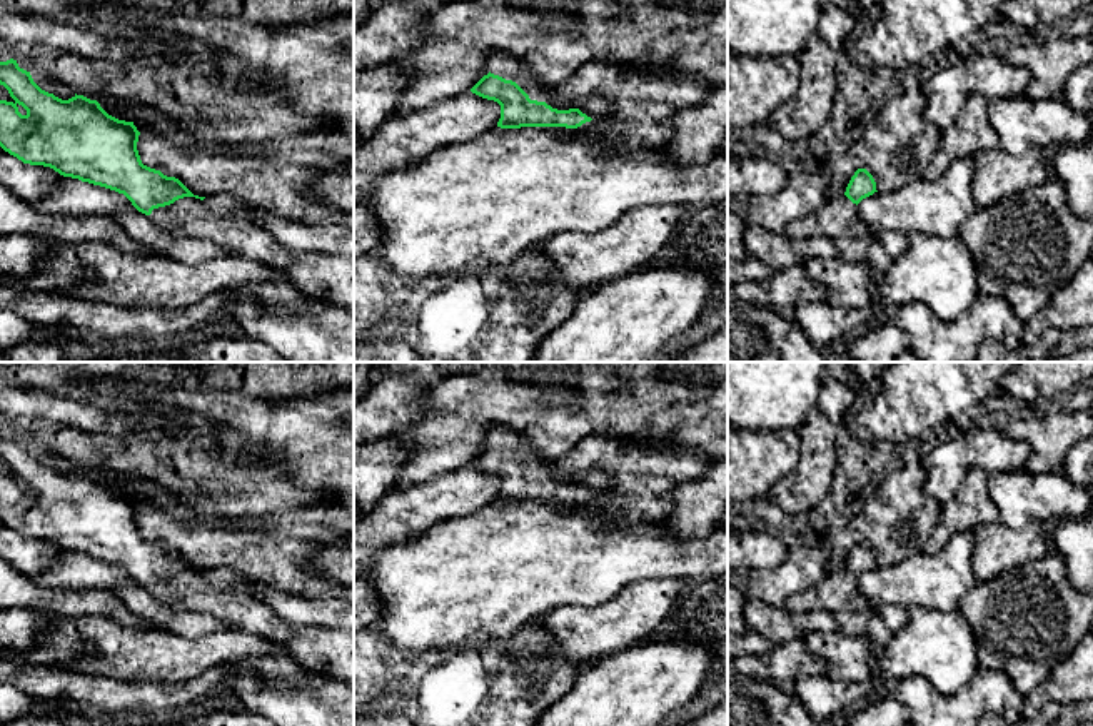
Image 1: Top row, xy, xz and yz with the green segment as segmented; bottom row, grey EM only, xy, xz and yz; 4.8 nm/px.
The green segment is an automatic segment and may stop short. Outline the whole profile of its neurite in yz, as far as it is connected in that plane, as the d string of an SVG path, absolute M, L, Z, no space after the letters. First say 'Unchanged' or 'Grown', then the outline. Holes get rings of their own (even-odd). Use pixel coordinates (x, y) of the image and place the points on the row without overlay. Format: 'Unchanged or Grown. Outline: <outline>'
Grown. Outline: M858 542L843 569L826 576L808 592L791 596L784 608L796 614L813 609L823 609L831 614L841 611L869 613L871 604L859 592L858 577L874 566L878 564L873 549L866 542Z

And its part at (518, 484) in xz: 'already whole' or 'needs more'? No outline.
needs more

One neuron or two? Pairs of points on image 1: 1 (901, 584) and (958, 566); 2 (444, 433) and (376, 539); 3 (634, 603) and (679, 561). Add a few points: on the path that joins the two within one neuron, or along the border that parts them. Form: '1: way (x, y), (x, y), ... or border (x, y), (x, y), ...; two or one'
1: way (915, 579), (941, 579), (945, 576); one
2: border (448, 473), (392, 491); two
3: border (695, 581), (685, 578), (638, 579), (623, 588); two

